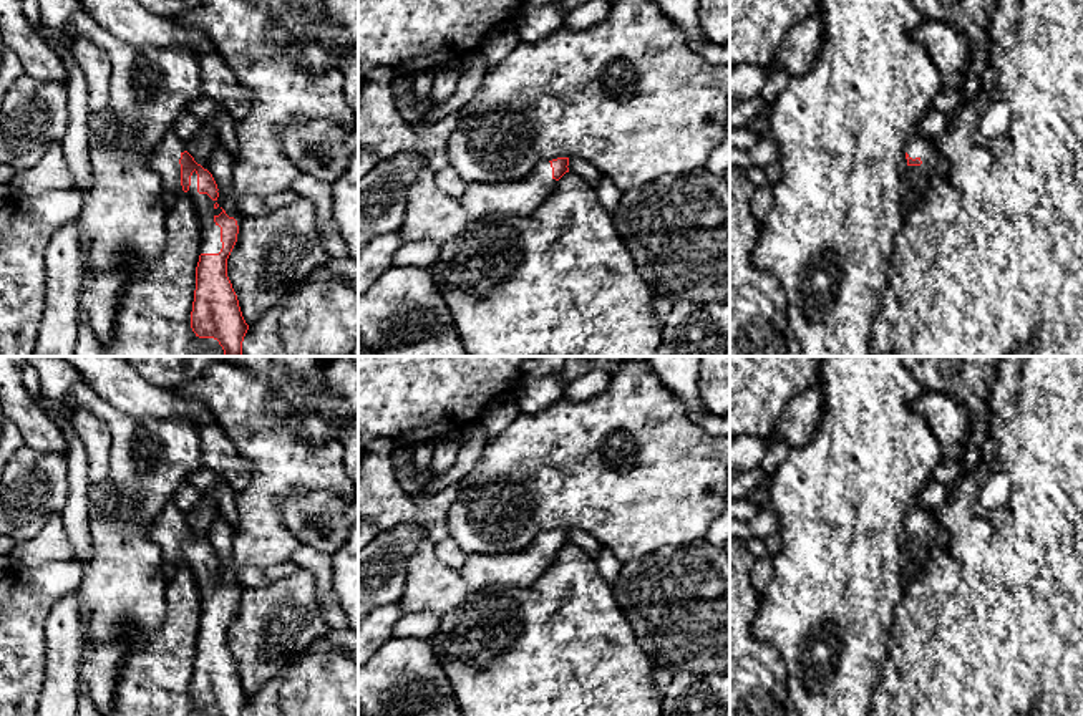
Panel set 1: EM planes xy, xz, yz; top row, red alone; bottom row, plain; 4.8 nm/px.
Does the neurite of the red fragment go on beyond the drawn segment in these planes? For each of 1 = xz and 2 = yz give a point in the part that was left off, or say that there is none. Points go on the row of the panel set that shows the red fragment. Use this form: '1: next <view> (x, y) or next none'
1: next xz (523, 198)
2: next yz (934, 164)

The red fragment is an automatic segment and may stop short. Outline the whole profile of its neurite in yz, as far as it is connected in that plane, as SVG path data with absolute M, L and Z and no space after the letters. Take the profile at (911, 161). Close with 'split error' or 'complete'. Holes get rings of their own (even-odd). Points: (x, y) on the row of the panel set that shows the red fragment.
M912 136L906 144L909 192L920 197L930 192L935 177L949 176L949 162L937 149L932 138Z | split error

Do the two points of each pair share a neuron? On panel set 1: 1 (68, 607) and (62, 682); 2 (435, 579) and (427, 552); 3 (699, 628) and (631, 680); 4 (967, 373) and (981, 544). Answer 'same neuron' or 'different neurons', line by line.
1: same neuron
2: same neuron
3: different neurons
4: different neurons

